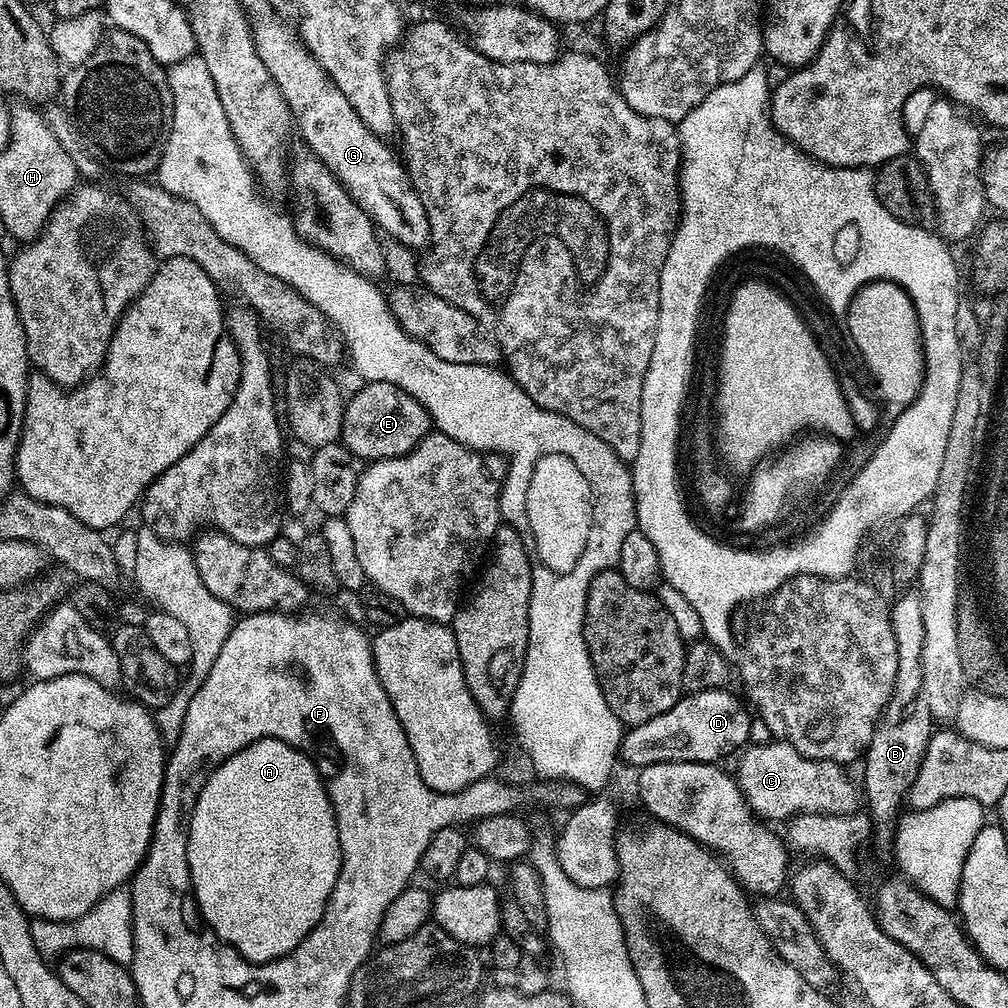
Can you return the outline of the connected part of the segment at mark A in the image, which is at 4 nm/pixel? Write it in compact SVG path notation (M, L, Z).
M267 736L264 740L259 740L238 750L238 754L226 758L226 762L219 764L210 774L206 786L202 786L202 790L198 794L192 817L188 819L188 879L204 923L211 928L212 933L223 944L229 944L249 964L269 964L271 960L277 960L290 954L308 937L310 930L314 930L314 926L318 926L318 922L326 910L339 873L340 843L338 842L336 815L328 797L326 781L316 769L316 763L309 758L306 752L277 740L275 736Z

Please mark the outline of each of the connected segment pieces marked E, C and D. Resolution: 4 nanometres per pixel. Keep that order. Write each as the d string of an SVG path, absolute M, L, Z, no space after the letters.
M377 380L365 383L360 387L364 388L358 389L353 396L347 397L340 440L361 462L389 460L390 458L405 456L407 452L413 452L426 439L428 433L433 431L434 425L428 411L410 394L406 394L406 390L402 390L390 382L378 382Z
M769 739L769 744L745 747L739 753L740 765L734 771L744 800L759 819L791 821L801 812L818 814L851 814L861 807L862 792L847 776L845 769L834 762L811 760L784 740Z
M715 688L687 693L664 714L629 727L621 737L621 759L634 765L634 768L668 761L706 764L721 761L732 750L739 751L748 742L752 716L745 703L731 692L729 689Z

